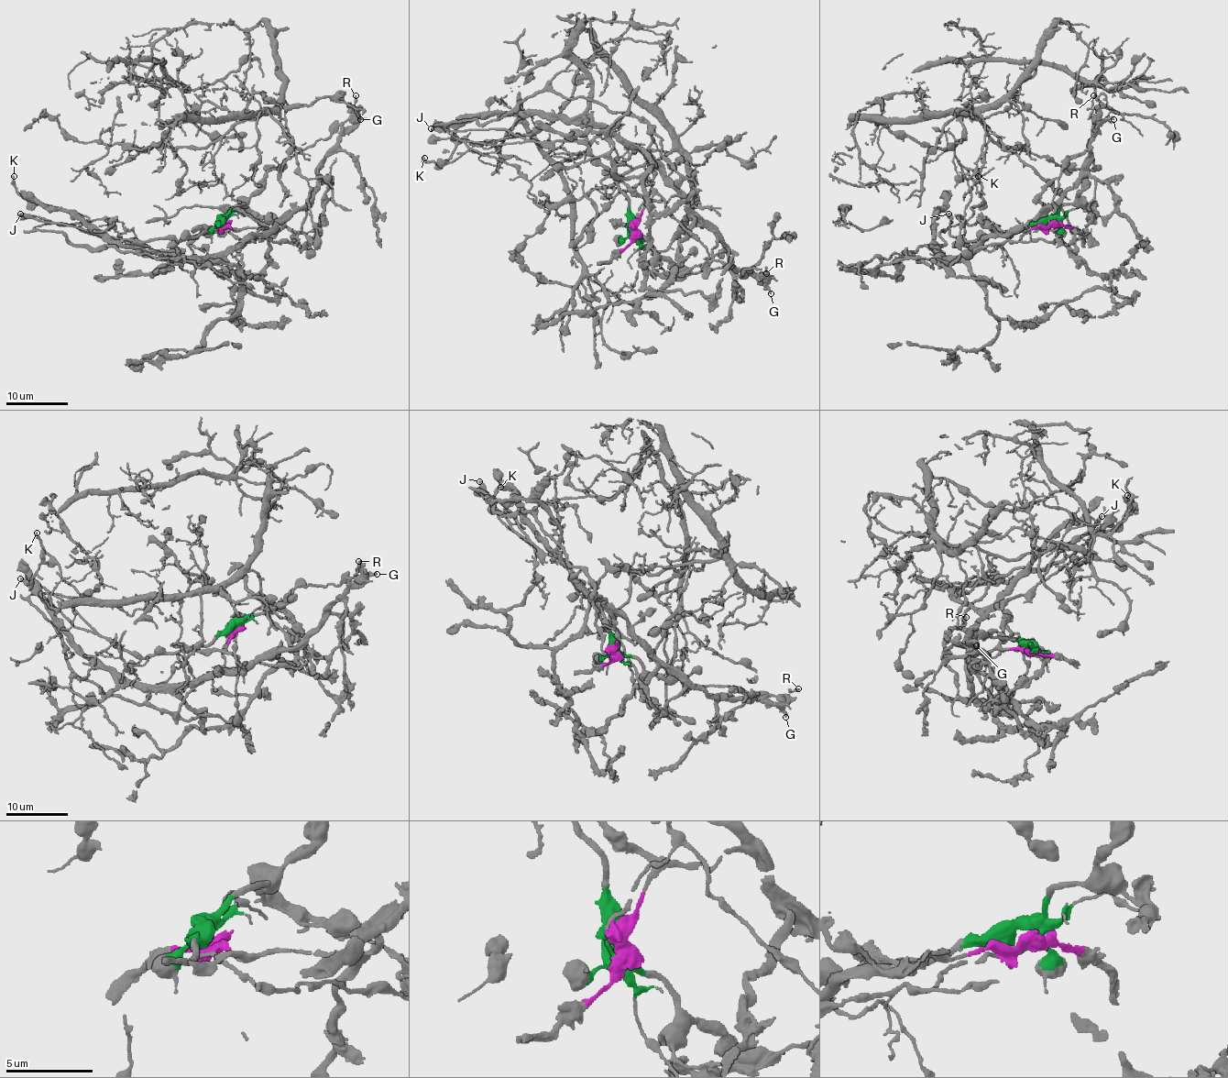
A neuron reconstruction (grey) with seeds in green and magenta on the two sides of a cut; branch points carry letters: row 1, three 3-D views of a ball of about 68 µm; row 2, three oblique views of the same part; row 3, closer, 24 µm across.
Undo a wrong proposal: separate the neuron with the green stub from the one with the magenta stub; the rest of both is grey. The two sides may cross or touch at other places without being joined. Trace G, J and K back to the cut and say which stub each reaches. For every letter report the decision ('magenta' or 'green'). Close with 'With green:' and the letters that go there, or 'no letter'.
G: magenta
J: green
K: green
With green: J, K

